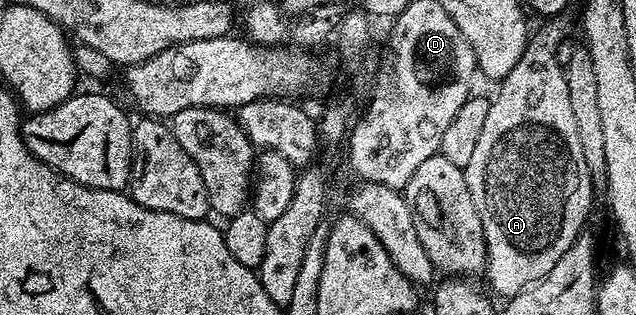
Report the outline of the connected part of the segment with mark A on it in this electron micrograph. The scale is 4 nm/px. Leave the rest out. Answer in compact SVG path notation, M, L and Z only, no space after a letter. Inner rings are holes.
M566 16L546 18L540 24L543 26L528 36L521 59L517 59L513 71L498 82L499 94L490 98L485 127L481 127L477 148L465 170L469 195L473 195L473 207L477 207L487 244L485 278L496 298L516 297L520 291L553 271L553 263L557 263L557 259L569 251L573 239L584 232L586 225L583 224L591 209L593 186L569 103L567 74L561 59L559 63L559 44L567 33L567 20Z

